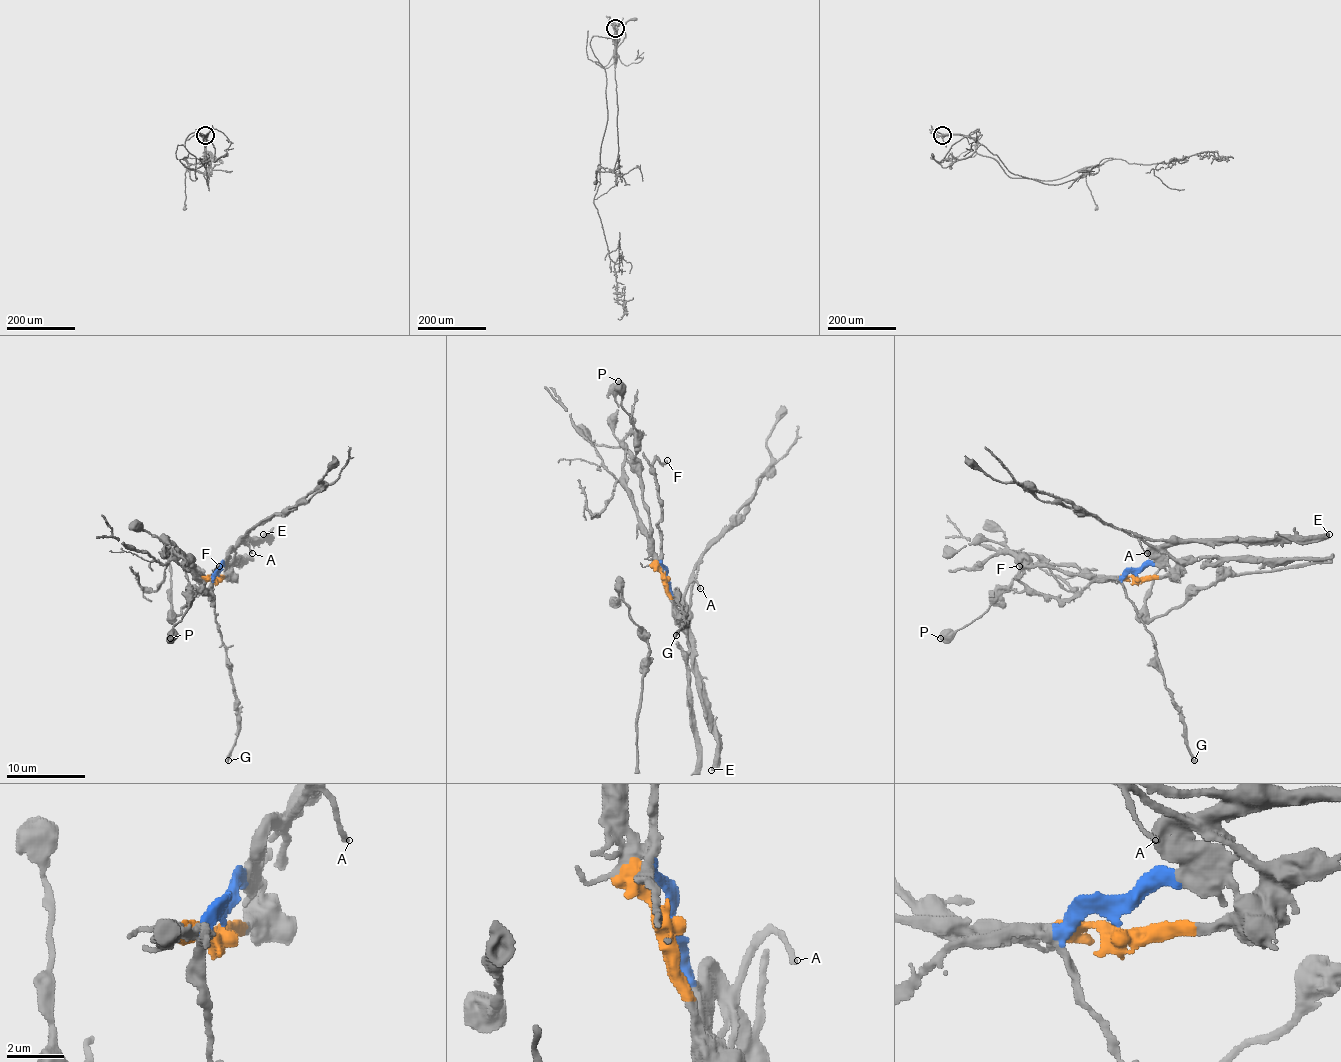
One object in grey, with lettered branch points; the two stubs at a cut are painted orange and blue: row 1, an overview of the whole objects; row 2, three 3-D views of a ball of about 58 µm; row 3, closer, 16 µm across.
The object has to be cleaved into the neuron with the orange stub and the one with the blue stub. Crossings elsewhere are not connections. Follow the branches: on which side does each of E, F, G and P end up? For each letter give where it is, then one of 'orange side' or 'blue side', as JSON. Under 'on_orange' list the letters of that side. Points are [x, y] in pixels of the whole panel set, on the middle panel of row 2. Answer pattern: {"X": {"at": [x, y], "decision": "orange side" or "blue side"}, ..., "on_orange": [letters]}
{"E": {"at": [711, 770], "decision": "blue side"}, "F": {"at": [667, 460], "decision": "blue side"}, "G": {"at": [676, 635], "decision": "blue side"}, "P": {"at": [618, 381], "decision": "orange side"}, "on_orange": ["P"]}

